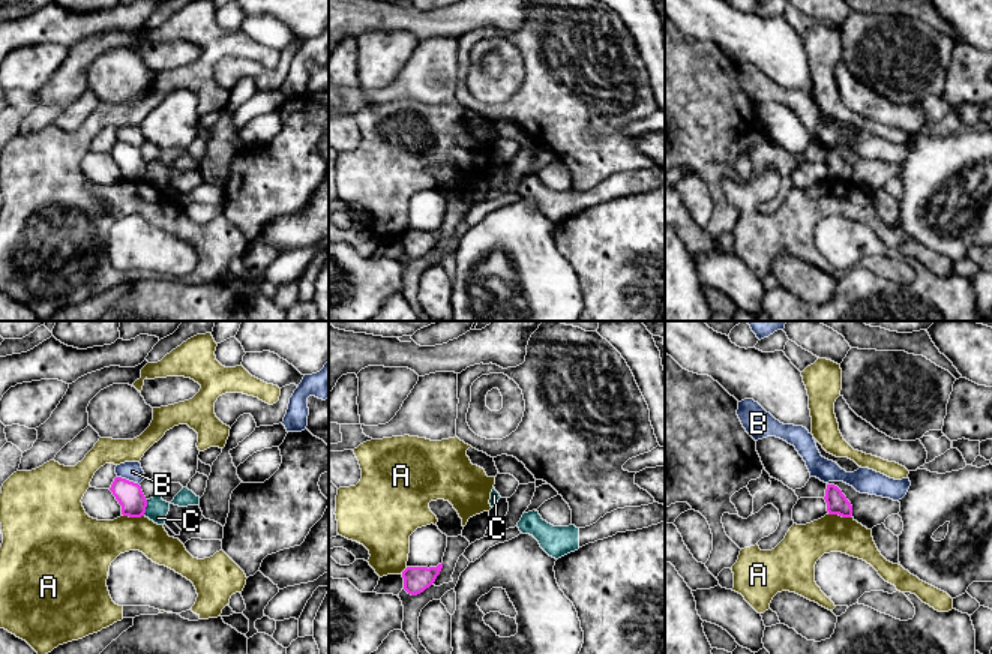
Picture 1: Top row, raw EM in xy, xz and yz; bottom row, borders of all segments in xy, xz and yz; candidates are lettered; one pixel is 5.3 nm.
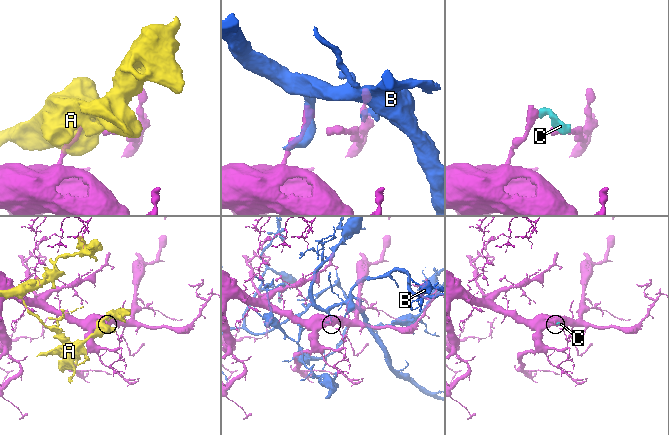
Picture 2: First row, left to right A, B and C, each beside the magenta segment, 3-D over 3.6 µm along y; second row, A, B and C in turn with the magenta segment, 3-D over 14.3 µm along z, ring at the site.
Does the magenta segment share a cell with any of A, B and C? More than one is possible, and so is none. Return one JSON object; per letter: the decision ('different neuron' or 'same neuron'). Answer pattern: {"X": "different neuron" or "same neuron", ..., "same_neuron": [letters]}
{"A": "different neuron", "B": "different neuron", "C": "different neuron", "same_neuron": []}

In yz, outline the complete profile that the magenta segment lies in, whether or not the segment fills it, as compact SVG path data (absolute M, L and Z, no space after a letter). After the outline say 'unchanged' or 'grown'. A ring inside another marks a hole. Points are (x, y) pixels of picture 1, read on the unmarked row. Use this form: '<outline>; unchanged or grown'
M827 148L824 164L827 166L828 178L839 178L842 182L852 180L852 170L837 150Z; unchanged

